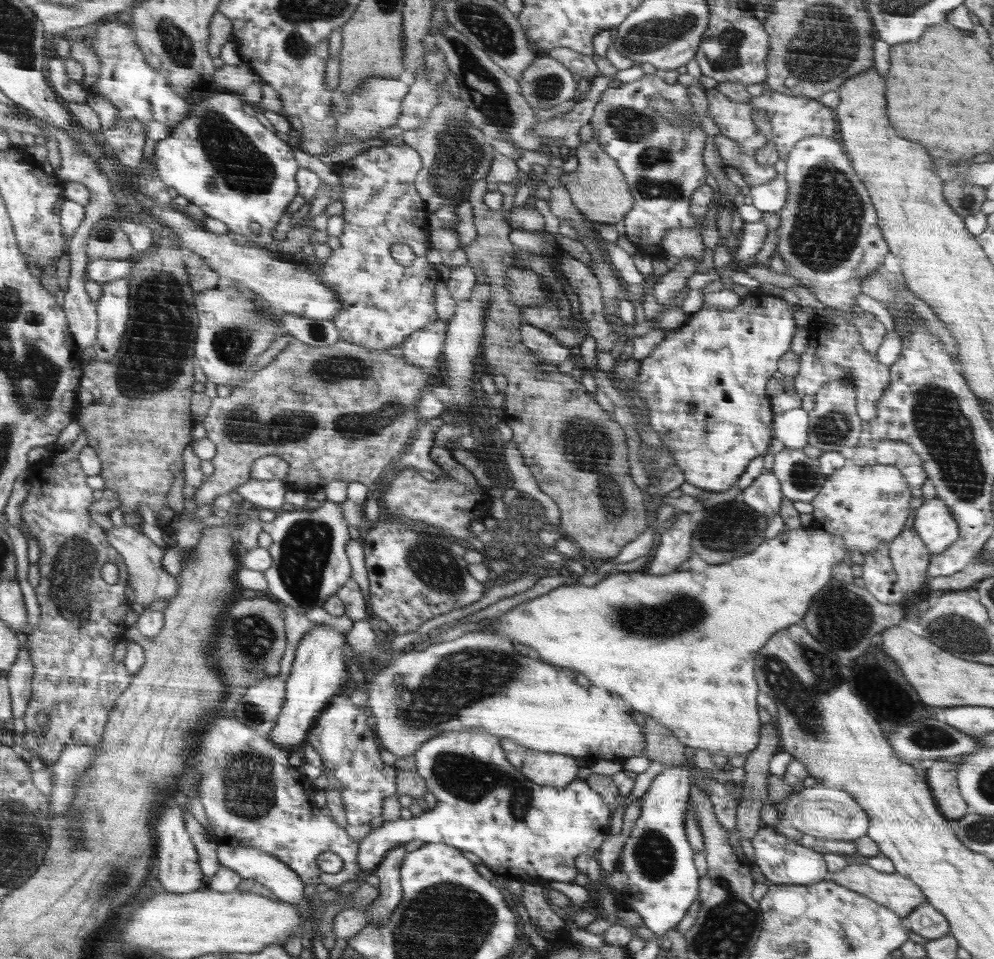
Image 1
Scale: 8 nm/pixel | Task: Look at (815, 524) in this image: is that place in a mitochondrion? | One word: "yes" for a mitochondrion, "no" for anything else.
no

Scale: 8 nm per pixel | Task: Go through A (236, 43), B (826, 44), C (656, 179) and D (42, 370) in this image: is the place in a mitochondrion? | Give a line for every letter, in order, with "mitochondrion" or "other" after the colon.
A: other
B: mitochondrion
C: mitochondrion
D: mitochondrion

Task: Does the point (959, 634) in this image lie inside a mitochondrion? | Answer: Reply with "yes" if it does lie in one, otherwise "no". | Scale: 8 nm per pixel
yes

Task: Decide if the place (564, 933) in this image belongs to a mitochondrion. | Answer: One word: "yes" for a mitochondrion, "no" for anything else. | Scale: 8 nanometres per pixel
no

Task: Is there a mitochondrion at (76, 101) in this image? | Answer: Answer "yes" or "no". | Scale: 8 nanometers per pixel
no

